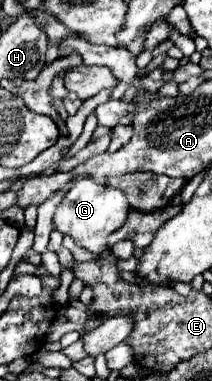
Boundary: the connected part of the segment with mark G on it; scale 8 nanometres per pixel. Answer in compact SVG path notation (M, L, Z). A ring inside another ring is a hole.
M80 179L72 185L72 189L64 195L62 203L56 207L54 213L54 229L62 235L70 235L76 245L84 247L90 253L104 253L108 251L108 235L120 229L130 213L130 203L120 189L114 187L100 187L92 179Z

